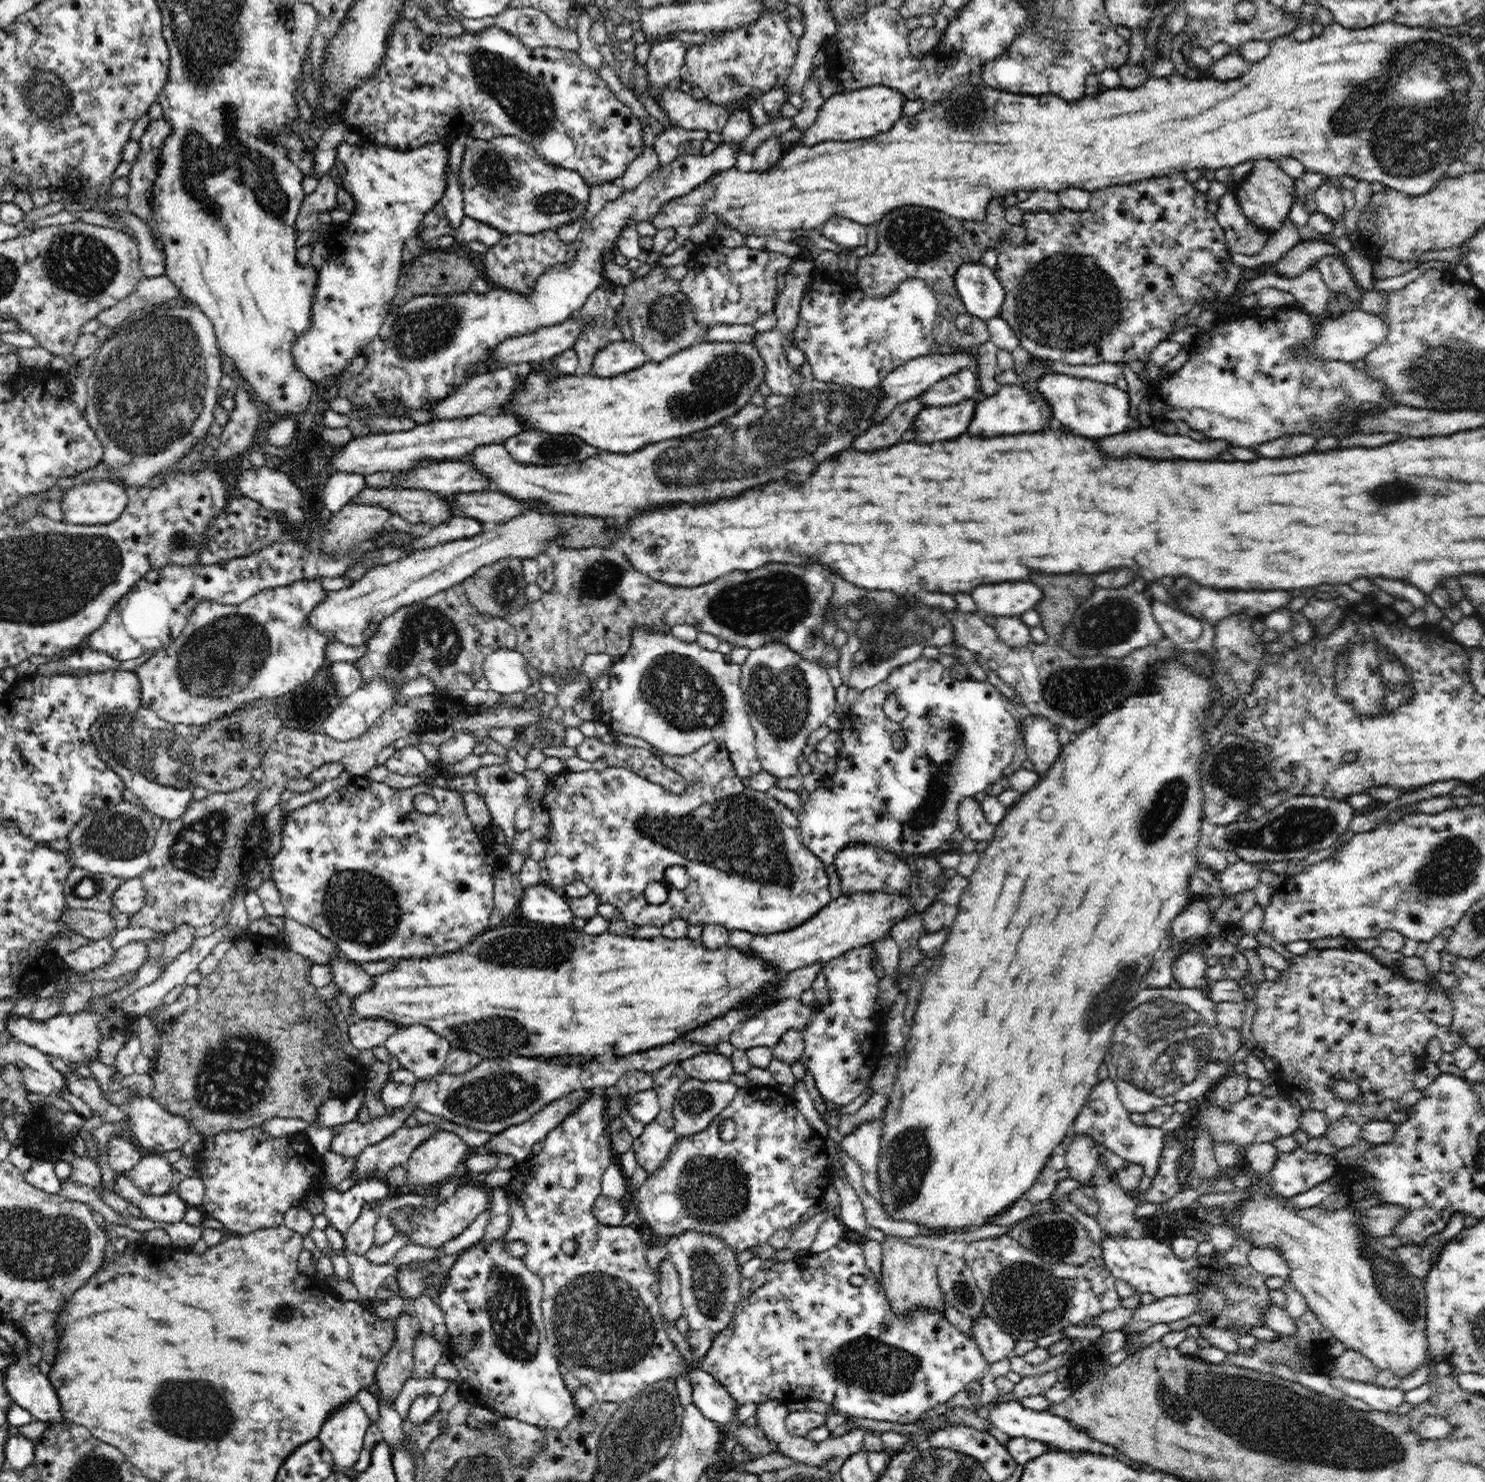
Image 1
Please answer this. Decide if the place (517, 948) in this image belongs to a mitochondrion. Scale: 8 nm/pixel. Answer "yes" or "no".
yes

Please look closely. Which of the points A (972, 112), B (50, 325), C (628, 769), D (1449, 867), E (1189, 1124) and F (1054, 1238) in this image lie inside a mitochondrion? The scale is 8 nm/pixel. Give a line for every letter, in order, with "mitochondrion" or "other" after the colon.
A: mitochondrion
B: other
C: other
D: mitochondrion
E: other
F: mitochondrion

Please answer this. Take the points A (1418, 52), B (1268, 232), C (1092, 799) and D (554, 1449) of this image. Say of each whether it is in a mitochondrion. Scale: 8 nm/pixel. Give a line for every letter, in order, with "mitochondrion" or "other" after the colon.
A: mitochondrion
B: other
C: other
D: other

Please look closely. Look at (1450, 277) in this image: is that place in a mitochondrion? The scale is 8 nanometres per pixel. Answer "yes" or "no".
no

